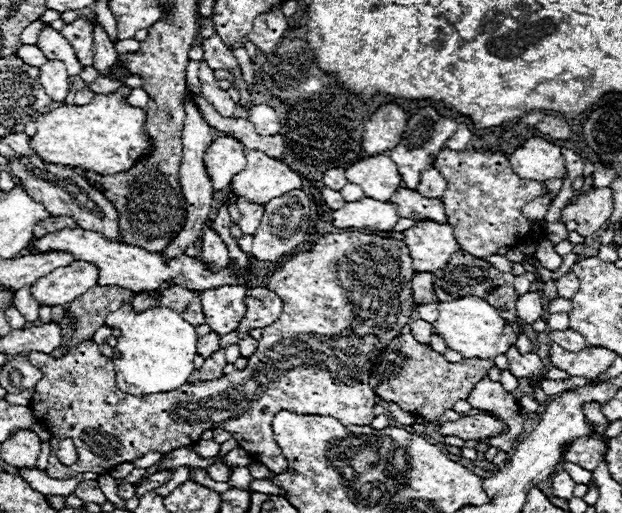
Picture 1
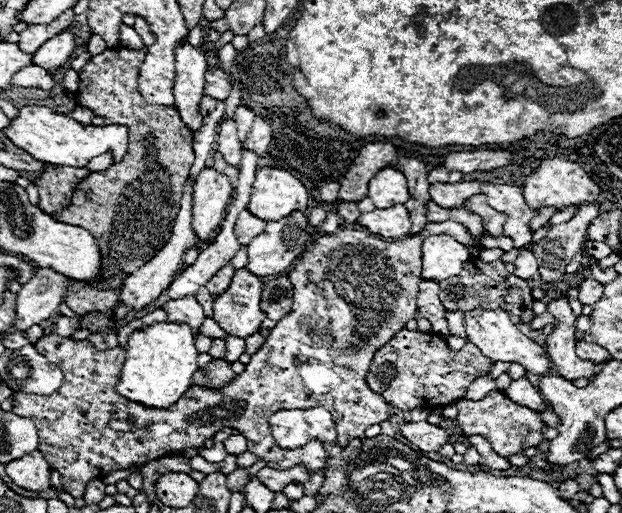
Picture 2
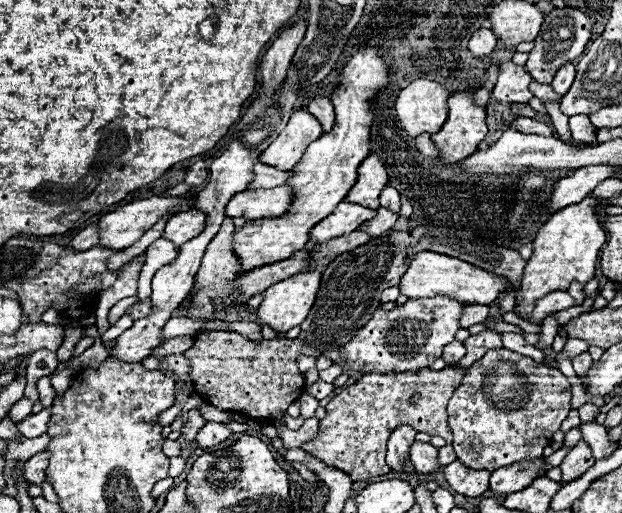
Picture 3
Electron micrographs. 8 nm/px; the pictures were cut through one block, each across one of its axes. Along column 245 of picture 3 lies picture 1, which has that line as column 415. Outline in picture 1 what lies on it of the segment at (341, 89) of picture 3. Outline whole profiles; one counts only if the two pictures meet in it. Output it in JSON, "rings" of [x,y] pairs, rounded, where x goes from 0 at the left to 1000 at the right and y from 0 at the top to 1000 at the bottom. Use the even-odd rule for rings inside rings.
{"rings":[[[675,429],[666,444],[646,456],[659,483],[669,530],[707,526],[714,515],[720,515],[723,499],[740,487],[740,476],[733,476],[730,464],[730,444],[723,437]]]}

